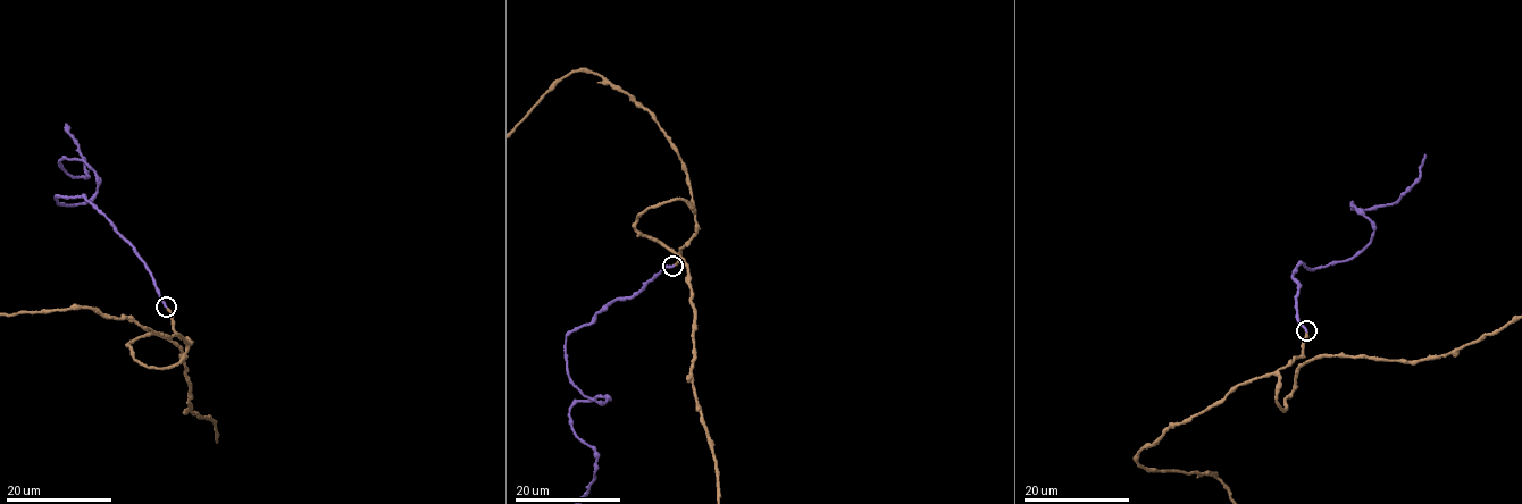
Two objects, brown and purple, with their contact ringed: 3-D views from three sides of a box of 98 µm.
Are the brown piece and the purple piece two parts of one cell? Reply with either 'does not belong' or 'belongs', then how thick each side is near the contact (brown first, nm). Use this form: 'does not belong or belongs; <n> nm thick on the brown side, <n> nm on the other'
belongs; 170 nm thick on the brown side, 190 nm on the other

